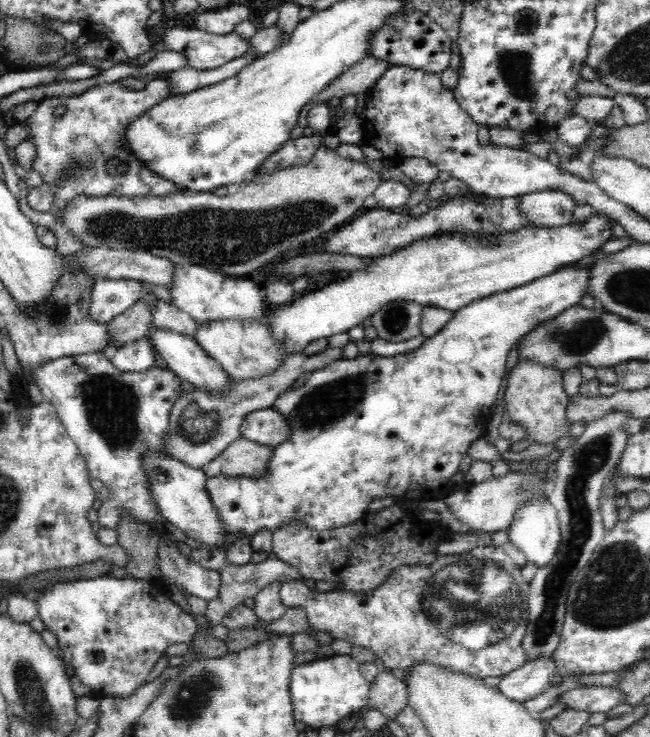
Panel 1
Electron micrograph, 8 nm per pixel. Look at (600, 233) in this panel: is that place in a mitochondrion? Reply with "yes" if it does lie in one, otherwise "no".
no

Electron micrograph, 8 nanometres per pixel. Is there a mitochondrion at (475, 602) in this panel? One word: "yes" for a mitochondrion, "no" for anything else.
yes

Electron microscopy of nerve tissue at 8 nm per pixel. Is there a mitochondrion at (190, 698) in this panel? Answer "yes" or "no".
yes

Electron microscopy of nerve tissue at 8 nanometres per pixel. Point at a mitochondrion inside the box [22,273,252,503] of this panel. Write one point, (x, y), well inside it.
(110, 403)

